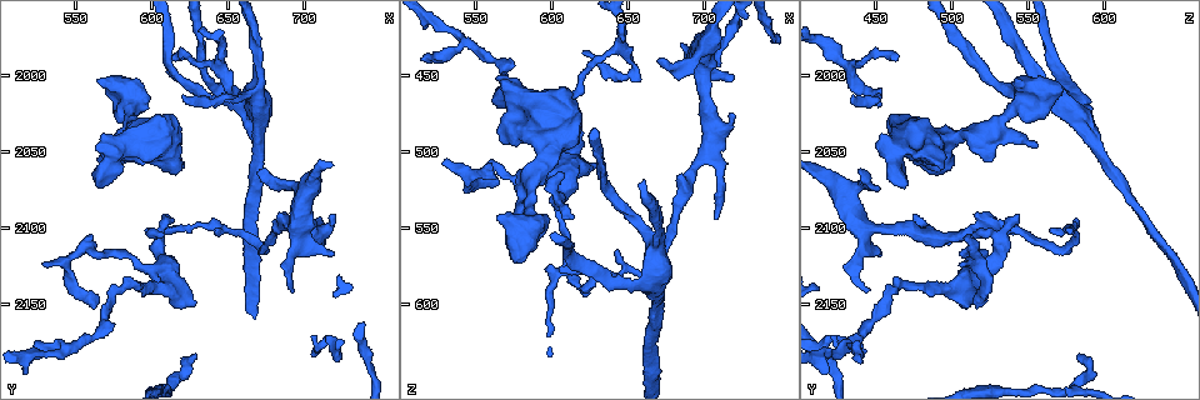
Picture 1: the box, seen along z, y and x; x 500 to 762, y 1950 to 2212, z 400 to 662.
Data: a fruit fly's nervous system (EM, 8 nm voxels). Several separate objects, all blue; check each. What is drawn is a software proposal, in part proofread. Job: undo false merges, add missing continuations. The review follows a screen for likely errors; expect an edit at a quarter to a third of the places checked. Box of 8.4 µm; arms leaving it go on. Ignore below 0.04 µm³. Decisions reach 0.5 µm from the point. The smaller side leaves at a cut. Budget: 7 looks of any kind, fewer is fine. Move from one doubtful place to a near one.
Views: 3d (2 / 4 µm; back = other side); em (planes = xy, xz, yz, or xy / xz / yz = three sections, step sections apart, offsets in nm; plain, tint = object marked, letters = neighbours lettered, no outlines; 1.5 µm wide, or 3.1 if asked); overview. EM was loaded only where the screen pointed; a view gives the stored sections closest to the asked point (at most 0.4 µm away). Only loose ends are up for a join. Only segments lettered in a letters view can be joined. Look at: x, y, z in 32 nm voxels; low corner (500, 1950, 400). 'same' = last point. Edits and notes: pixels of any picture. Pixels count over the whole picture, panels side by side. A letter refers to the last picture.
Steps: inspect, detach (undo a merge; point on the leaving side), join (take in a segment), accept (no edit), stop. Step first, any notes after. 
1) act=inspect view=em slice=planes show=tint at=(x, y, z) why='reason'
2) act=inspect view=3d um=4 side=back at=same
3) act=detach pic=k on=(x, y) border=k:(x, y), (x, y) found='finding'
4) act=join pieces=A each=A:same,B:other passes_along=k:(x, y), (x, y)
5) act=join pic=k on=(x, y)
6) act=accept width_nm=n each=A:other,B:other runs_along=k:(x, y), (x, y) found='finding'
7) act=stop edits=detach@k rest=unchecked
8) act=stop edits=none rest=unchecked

act=inspect view=em slice=planes show=tint at=(604, 2100, 578) why='thin end'

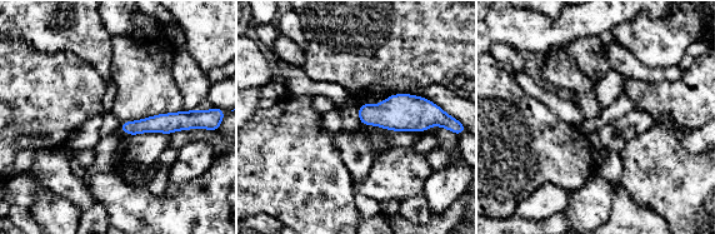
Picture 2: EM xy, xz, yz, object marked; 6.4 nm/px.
act=inspect view=em slice=planes show=letters at=same why='what lies round it'

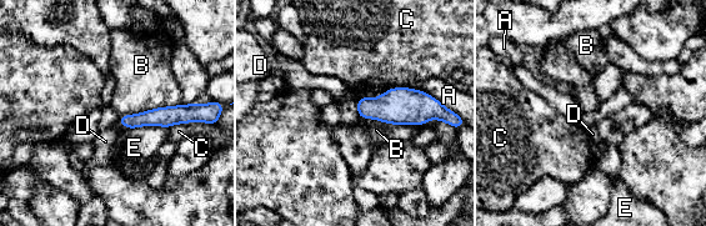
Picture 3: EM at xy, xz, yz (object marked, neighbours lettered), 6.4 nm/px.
act=accept width_nm=90 longest_contact=B:400nm each=A:other,B:other,C:other,D:other,E:other found='none of them fits'

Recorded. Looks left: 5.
act=inspect view=em slice=planes show=letters at=(556, 2112, 512) why='abrupt turn'

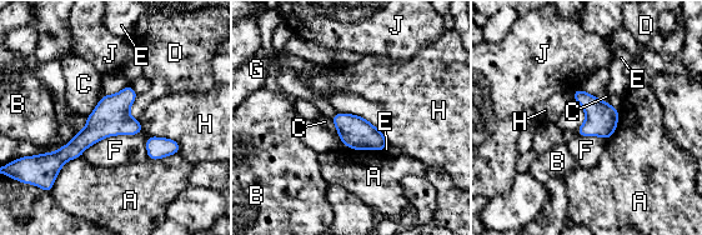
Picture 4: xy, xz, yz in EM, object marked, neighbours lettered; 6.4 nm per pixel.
act=accept width_nm=200 each=A:other,B:other,C:other,D:other,E:other,F:other,G:other,H:other,J:other runs_along=4:(129, 89), (74, 149), (48, 159) found='continuous, no second neuron'

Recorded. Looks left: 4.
act=inspect view=3d um=2 at=(620, 2012, 434) why='tapers out'

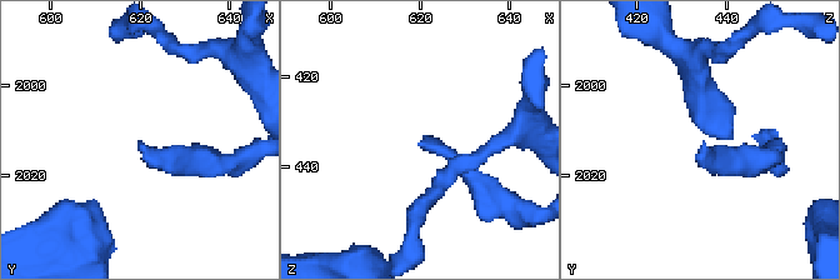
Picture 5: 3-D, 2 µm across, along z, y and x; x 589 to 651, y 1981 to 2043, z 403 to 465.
act=inspect view=em slice=xz step=4 show=tint at=(619, 2013, 435) why='shape alone is not enough'

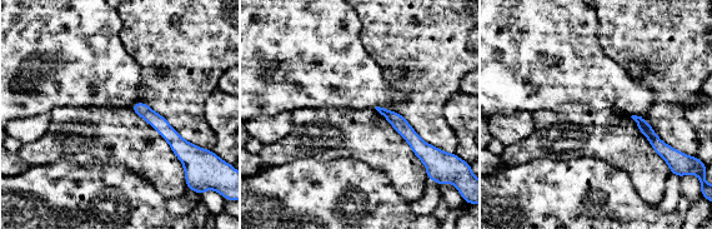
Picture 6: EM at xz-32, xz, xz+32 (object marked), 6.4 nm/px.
act=inspect view=em slice=planes show=letters at=same why='another direction'

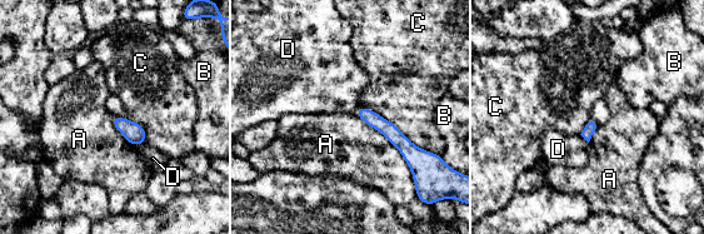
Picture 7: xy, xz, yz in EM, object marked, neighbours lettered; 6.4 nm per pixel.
act=accept each=A:other,B:other,C:other,D:other runs_along=7:(360, 110), (387, 128), (410, 159) found='no lettered segment goes on from it'

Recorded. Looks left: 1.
act=stop edits=none rest=unchecked

